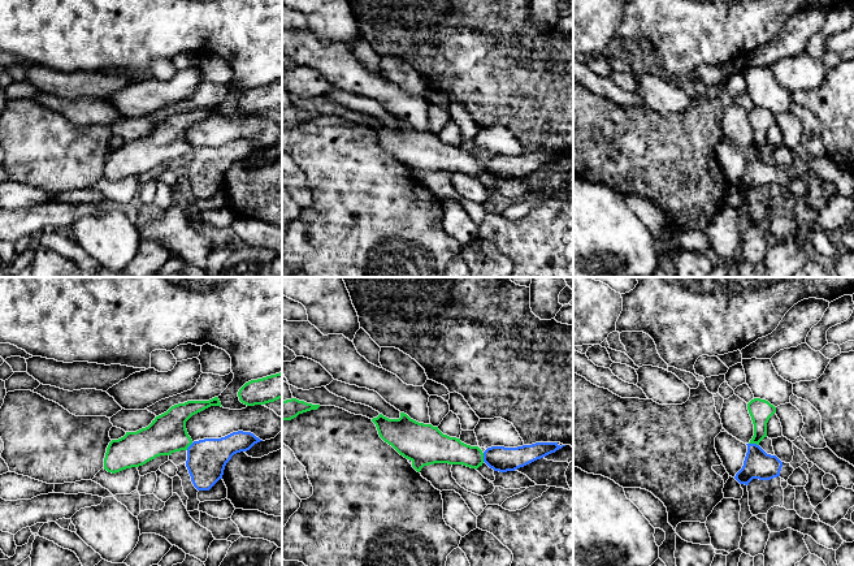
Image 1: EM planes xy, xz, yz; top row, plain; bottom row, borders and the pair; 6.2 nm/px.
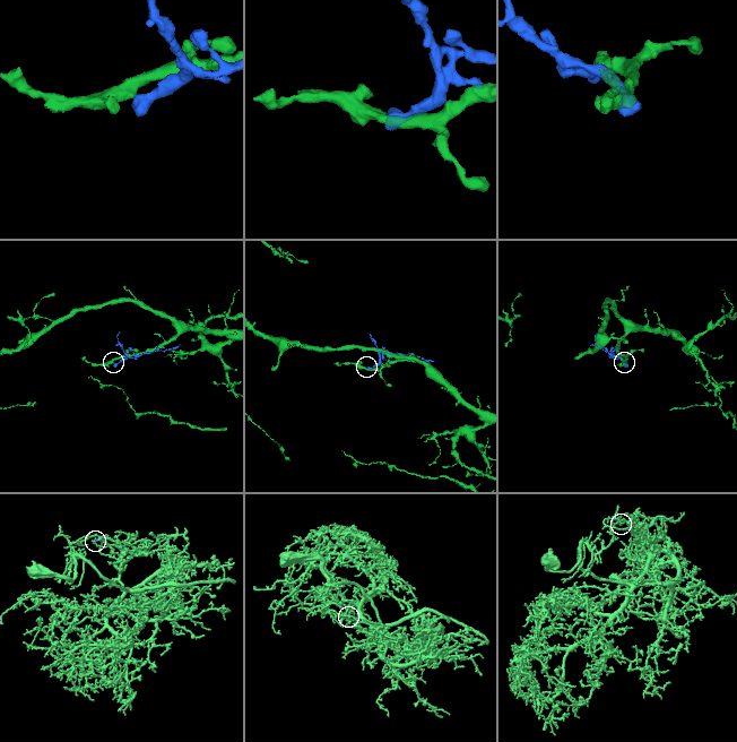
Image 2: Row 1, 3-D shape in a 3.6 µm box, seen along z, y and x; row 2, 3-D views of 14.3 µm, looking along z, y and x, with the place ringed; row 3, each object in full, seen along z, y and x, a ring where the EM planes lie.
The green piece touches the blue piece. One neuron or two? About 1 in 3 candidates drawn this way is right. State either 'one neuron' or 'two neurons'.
two neurons

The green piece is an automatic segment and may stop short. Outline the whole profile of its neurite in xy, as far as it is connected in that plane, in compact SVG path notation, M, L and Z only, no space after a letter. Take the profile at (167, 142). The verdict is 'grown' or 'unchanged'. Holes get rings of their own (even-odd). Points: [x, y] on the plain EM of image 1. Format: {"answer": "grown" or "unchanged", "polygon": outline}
{"answer": "unchanged", "polygon": "M218 105L174 113L156 125L148 135L112 148L107 156L104 178L116 182L143 174L160 164L187 159L192 148L187 142L186 130L211 115L221 115Z"}

